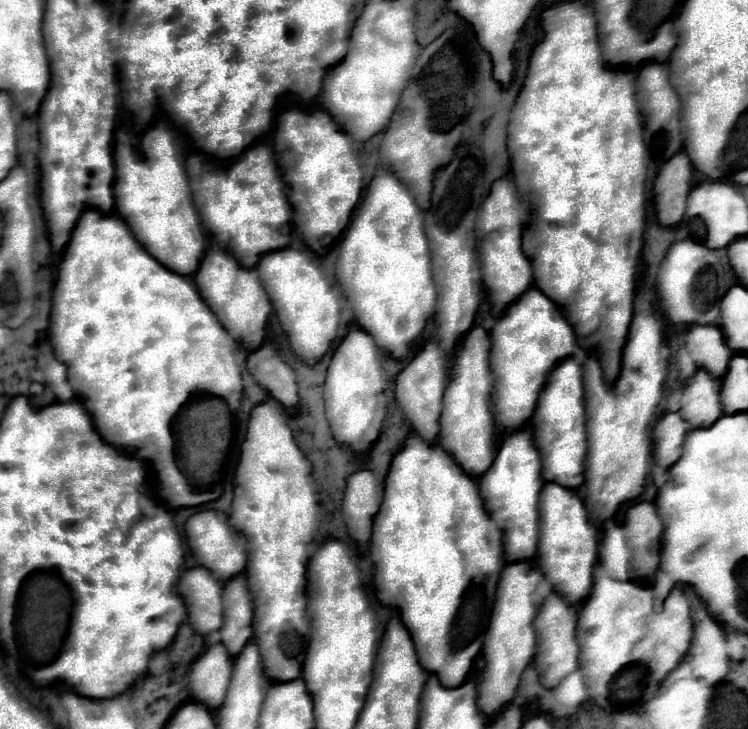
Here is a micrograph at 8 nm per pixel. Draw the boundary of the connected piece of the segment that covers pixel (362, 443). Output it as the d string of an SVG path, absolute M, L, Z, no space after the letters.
M352 327L334 351L324 383L324 403L330 429L338 443L348 445L354 455L364 455L374 447L374 443L380 439L382 423L386 417L382 357L372 337L368 337L368 333L362 329Z

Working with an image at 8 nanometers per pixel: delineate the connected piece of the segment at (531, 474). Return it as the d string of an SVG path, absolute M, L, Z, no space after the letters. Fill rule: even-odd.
M518 429L500 445L500 451L492 467L480 475L480 495L484 507L496 523L502 523L504 531L504 561L534 561L536 541L538 541L538 497L544 487L540 481L540 455L532 445L532 431Z

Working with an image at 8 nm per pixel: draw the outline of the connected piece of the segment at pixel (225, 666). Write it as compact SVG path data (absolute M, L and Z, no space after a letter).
M212 645L192 665L188 675L188 691L194 701L210 711L218 711L224 703L226 687L232 673L232 661L222 645Z

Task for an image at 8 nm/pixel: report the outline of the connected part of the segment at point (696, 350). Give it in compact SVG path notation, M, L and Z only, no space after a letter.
M692 325L686 333L686 349L700 369L708 371L714 379L724 377L732 351L724 345L724 337L716 325Z

